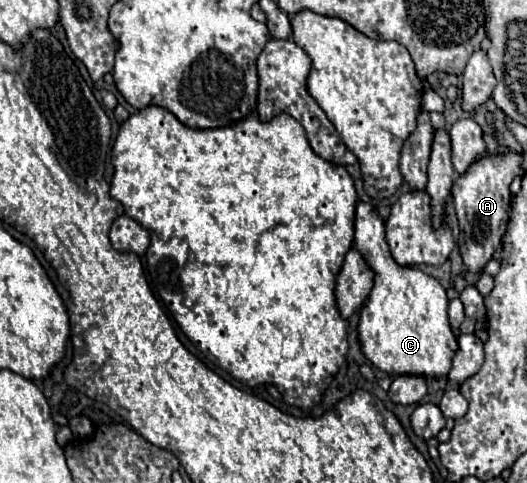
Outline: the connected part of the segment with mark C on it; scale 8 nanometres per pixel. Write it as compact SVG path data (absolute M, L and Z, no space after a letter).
M358 202L354 220L353 248L373 270L373 288L359 312L359 344L375 368L389 374L447 376L457 350L457 340L447 318L445 288L413 266L397 264L387 248L383 220L366 202Z

